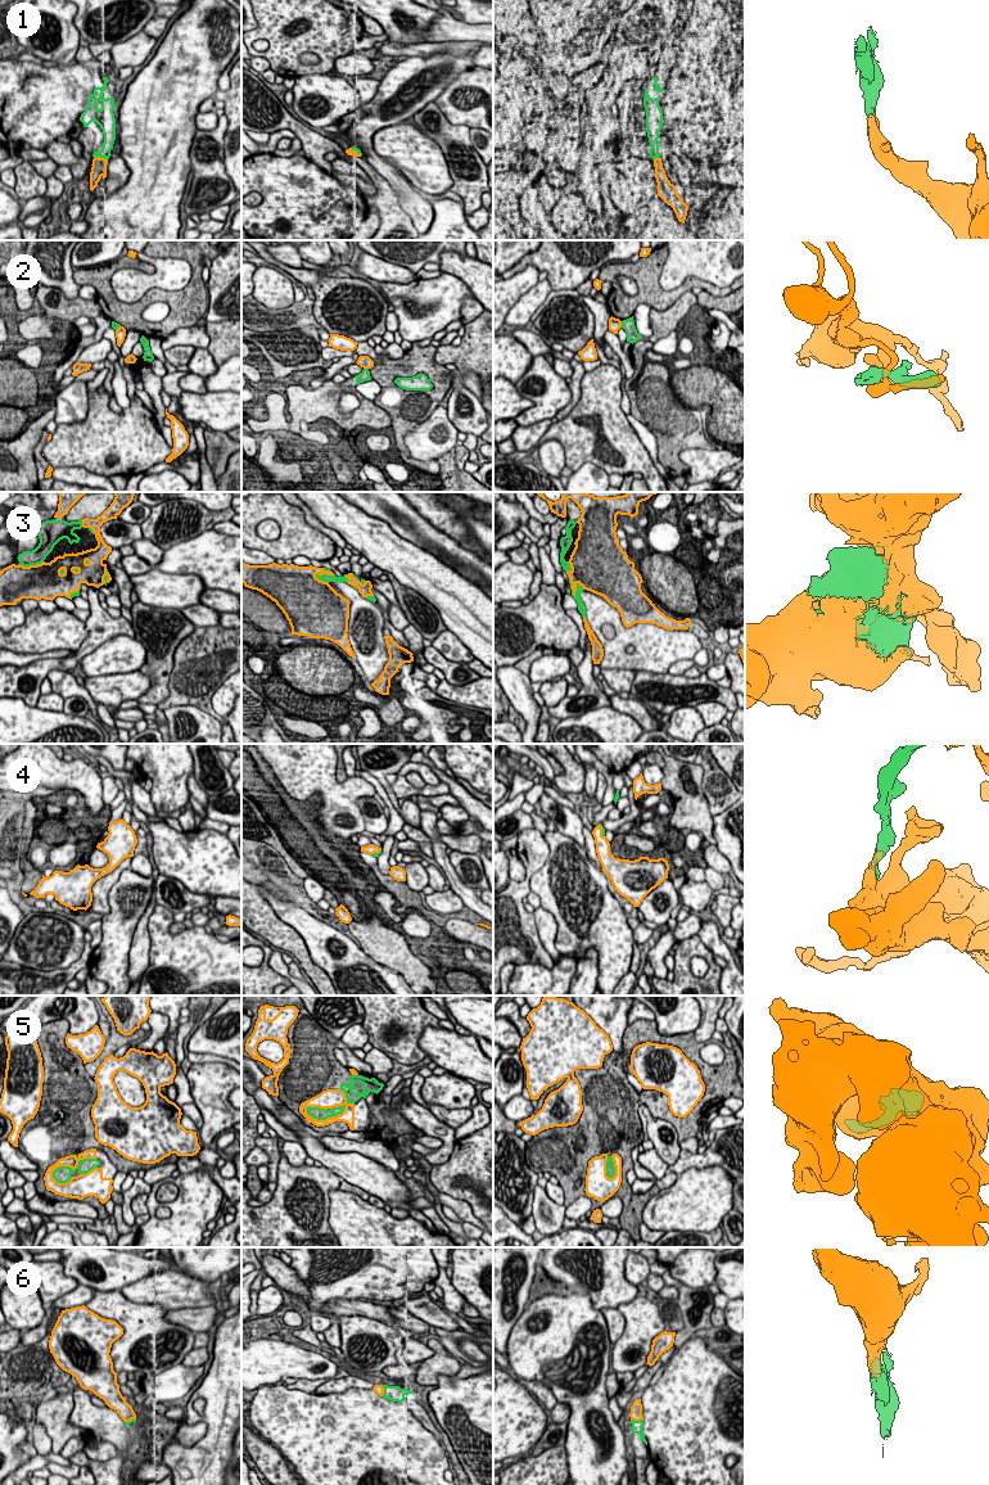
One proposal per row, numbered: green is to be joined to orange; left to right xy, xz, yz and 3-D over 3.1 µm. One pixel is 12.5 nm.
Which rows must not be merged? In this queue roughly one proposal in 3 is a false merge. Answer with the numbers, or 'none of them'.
2, 5

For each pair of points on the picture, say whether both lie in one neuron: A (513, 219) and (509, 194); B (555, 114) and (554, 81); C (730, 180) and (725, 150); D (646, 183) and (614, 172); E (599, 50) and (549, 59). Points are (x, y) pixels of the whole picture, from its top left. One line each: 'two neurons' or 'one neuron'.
A: one neuron
B: two neurons
C: two neurons
D: one neuron
E: one neuron

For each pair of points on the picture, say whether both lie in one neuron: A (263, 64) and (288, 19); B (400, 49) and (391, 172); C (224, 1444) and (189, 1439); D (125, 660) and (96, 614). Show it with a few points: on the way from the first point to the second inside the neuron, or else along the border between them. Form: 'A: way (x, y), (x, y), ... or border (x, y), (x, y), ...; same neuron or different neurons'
A: border (254, 55), (263, 57), (270, 68); different neurons
B: border (437, 52), (429, 55), (407, 57); different neurons
C: border (204, 1435), (192, 1445), (181, 1445), (172, 1438); different neurons
D: border (134, 636), (114, 636), (86, 655); different neurons

